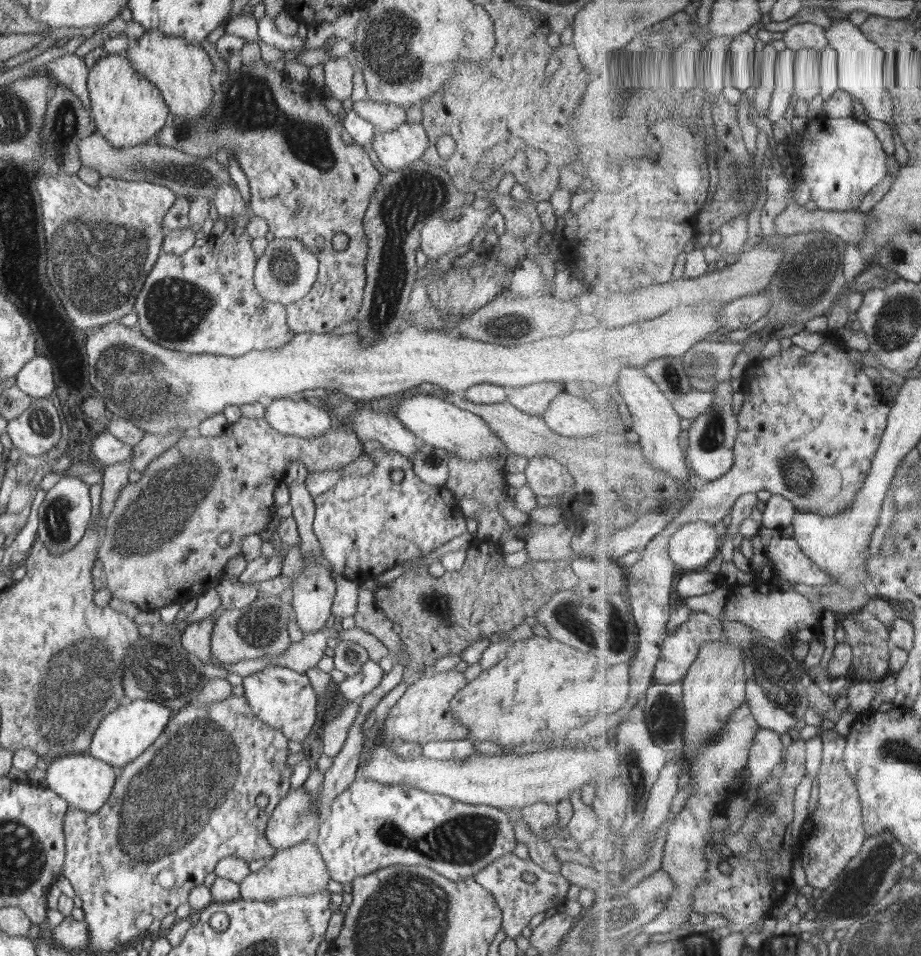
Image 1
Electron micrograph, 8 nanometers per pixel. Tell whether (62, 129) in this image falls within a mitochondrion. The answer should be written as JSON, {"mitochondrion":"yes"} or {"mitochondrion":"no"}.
{"mitochondrion":"yes"}

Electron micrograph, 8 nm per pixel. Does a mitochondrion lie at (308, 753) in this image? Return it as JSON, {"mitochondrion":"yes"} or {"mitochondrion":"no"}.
{"mitochondrion":"no"}

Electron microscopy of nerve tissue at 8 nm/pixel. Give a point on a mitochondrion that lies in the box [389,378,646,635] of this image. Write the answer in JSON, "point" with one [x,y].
{"point":[436,611]}

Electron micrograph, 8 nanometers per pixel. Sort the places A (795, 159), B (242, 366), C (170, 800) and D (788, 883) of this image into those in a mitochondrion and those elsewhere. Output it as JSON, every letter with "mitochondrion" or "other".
{"A":"other","B":"other","C":"mitochondrion","D":"other"}

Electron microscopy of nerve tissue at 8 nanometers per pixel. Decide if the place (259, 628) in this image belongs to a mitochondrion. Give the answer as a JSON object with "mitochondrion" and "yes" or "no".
{"mitochondrion":"yes"}

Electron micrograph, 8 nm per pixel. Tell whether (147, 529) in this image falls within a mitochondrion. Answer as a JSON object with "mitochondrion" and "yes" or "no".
{"mitochondrion":"yes"}

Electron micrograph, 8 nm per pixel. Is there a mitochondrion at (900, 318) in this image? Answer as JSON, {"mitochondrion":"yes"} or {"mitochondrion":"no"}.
{"mitochondrion":"yes"}

